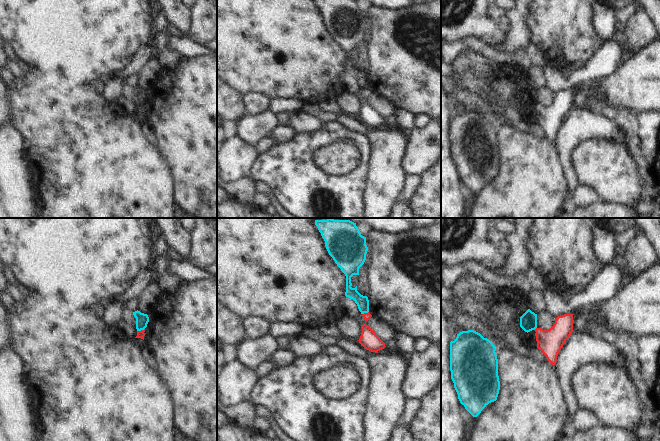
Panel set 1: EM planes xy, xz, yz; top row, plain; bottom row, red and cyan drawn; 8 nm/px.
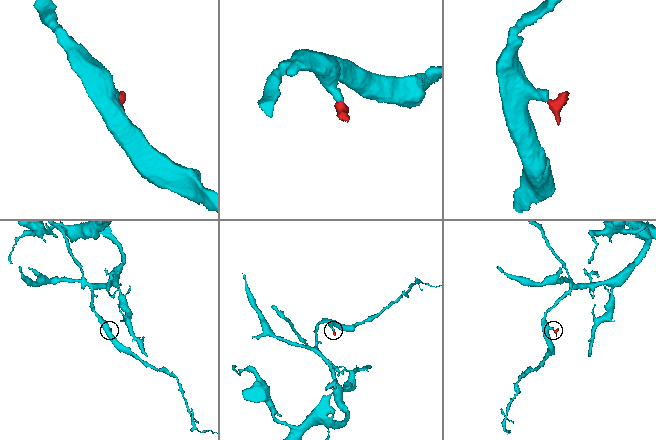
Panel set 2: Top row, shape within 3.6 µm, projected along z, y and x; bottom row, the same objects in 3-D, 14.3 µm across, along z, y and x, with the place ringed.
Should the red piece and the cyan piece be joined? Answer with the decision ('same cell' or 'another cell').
another cell

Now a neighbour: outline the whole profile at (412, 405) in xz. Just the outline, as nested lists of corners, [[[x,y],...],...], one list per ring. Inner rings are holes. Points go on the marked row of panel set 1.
[[[407,398],[404,413],[401,419],[401,425],[409,427],[421,407],[421,400],[416,398]]]

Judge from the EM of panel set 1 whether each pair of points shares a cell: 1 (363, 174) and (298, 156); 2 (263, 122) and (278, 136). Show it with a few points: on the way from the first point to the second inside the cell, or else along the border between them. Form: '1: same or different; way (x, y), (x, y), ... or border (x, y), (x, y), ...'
1: same; way (347, 182), (324, 182), (314, 172)
2: different; border (279, 126), (270, 136)

